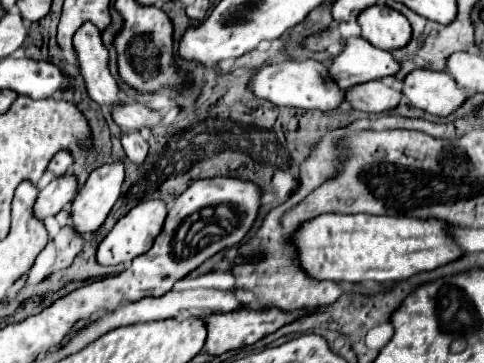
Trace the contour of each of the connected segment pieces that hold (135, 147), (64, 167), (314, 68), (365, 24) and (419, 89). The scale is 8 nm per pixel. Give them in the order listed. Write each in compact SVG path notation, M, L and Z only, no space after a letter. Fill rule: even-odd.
M122 131L122 149L132 163L142 163L148 155L148 143L142 139L140 131Z
M60 151L60 153L50 161L48 171L52 171L52 173L54 173L54 177L62 177L62 175L70 169L70 165L72 165L72 163L74 163L72 155L70 155L68 151Z
M302 59L302 61L282 61L264 65L258 69L254 79L250 81L250 89L260 99L268 99L274 105L288 105L300 109L318 109L318 111L334 111L344 105L346 89L340 89L322 61Z
M384 3L364 9L358 23L362 27L362 37L378 49L396 51L410 43L412 27L408 19Z
M424 69L412 71L406 77L402 93L410 99L414 107L436 117L448 117L468 99L466 91L454 83L450 73Z

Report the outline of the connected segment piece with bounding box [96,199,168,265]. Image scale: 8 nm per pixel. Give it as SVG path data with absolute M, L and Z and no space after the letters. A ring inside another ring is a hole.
M160 199L156 201L144 201L140 205L136 205L128 215L124 215L116 225L114 229L104 237L104 241L100 243L98 247L98 253L96 253L96 259L100 265L120 265L120 263L130 263L134 257L146 253L154 239L158 237L158 233L162 231L162 223L168 215L168 205Z

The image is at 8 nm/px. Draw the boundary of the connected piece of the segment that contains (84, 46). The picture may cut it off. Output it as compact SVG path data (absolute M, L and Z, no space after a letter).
M82 23L82 27L74 33L74 51L88 95L100 107L118 103L120 89L108 71L108 51L102 45L98 27L92 23Z

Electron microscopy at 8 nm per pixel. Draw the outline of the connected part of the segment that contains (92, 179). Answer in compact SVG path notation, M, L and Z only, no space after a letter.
M120 161L106 163L90 173L84 187L78 191L72 203L72 229L86 237L96 233L108 217L112 205L120 197L124 181L124 165Z

